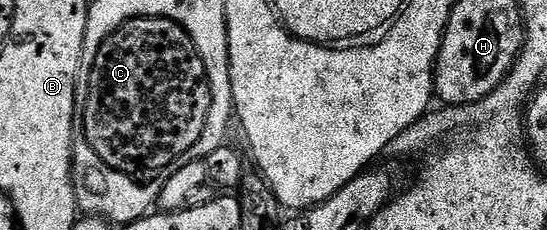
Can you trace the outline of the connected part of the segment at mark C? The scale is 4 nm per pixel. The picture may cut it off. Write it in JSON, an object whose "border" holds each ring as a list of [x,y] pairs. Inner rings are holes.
{"border":[[[132,19],[132,21],[123,24],[116,33],[109,35],[100,47],[99,53],[96,54],[95,65],[89,74],[88,93],[83,99],[81,111],[83,127],[81,127],[81,131],[87,137],[88,144],[91,145],[91,149],[94,149],[95,155],[109,168],[115,169],[122,175],[137,177],[160,172],[157,170],[163,168],[166,170],[179,157],[183,157],[183,153],[187,153],[187,149],[191,149],[191,145],[195,145],[195,141],[199,141],[199,133],[203,133],[203,125],[207,125],[207,109],[211,109],[211,89],[205,76],[205,66],[189,34],[178,23],[172,22],[170,19]]]}

